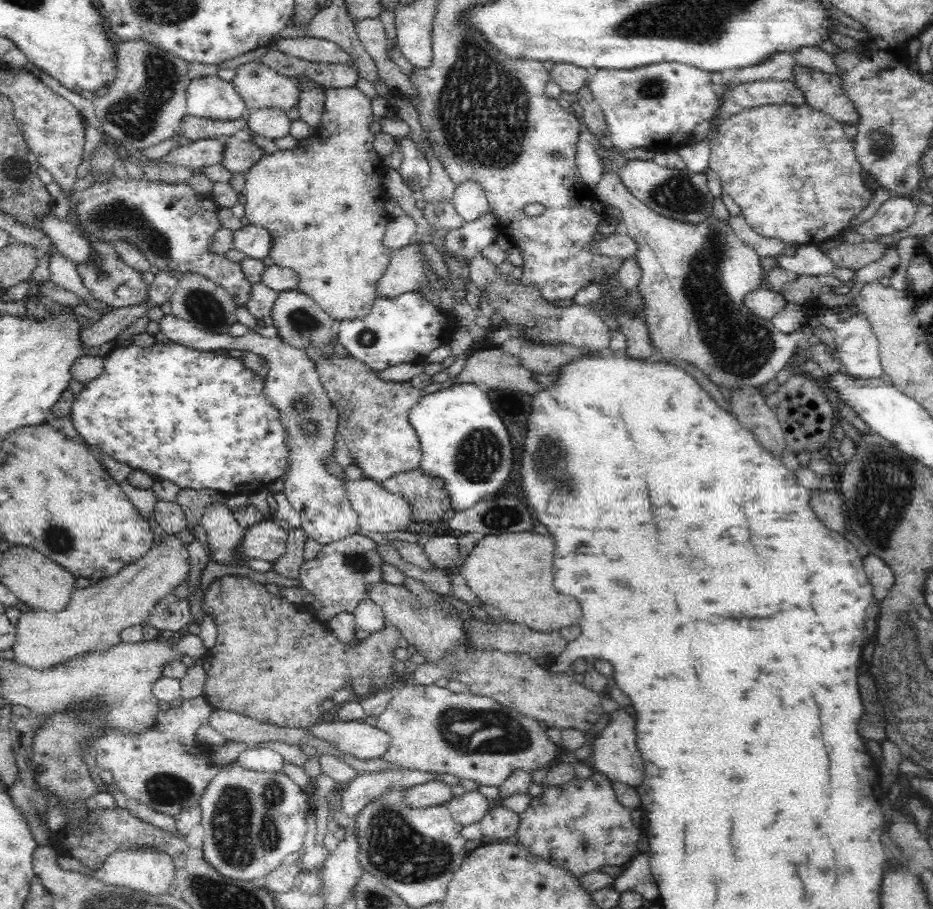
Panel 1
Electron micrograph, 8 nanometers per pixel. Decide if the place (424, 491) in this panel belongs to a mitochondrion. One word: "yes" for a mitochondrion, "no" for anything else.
no

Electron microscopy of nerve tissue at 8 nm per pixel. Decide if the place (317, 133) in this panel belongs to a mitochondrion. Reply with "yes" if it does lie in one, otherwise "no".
no

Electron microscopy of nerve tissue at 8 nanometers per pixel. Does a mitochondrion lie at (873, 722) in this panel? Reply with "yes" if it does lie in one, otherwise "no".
yes

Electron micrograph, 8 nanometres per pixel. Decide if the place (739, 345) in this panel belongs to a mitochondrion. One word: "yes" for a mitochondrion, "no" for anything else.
yes

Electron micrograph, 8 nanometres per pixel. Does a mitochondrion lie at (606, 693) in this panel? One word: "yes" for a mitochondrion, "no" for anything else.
no

